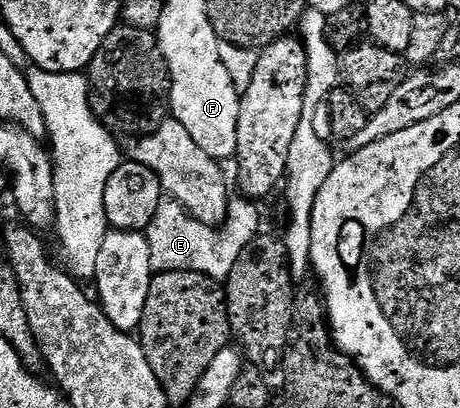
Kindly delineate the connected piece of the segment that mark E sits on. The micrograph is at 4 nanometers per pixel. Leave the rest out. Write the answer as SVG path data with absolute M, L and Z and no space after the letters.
M162 199L159 210L155 210L155 218L147 229L154 273L202 272L204 276L210 276L218 282L229 279L232 268L239 262L240 254L259 235L261 228L261 216L253 205L256 203L240 199L230 203L227 223L218 228L197 220L178 200Z

